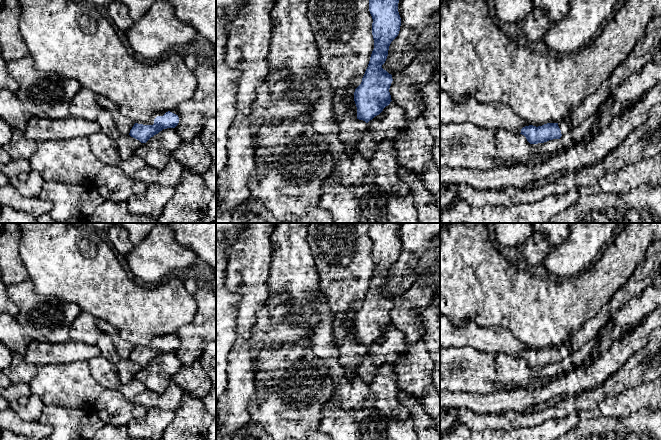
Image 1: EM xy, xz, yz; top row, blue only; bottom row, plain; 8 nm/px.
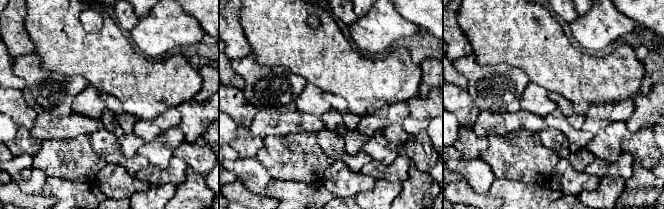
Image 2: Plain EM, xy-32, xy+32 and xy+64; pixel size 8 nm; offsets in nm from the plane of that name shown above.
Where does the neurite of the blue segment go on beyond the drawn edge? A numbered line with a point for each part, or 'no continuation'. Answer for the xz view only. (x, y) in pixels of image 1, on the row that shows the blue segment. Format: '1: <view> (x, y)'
no continuation

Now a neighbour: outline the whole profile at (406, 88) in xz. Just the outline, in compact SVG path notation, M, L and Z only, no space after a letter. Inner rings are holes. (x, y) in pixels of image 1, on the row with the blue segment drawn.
M440 10L431 16L415 45L417 55L404 69L392 75L391 100L403 108L406 121L424 114L422 88L440 64Z

